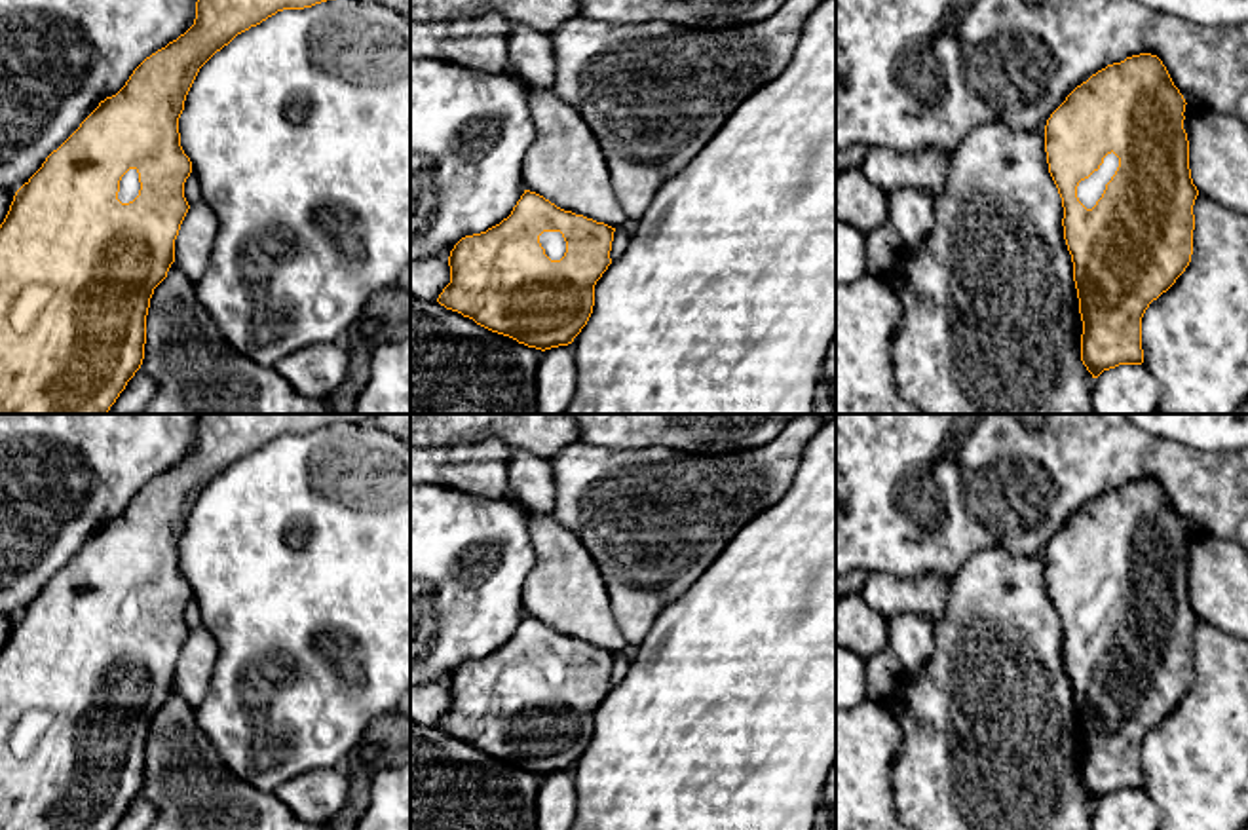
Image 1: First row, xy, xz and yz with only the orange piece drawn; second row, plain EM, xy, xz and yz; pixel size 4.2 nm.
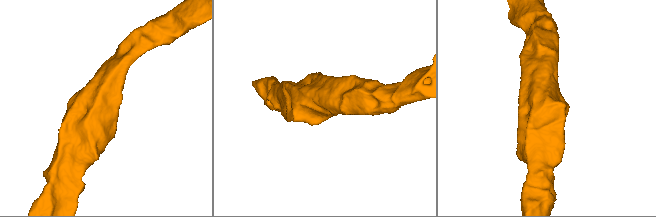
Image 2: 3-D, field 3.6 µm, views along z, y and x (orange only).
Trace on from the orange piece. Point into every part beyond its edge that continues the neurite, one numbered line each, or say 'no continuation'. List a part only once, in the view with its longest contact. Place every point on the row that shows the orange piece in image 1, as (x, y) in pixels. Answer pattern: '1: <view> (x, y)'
1: yz (1089, 190)

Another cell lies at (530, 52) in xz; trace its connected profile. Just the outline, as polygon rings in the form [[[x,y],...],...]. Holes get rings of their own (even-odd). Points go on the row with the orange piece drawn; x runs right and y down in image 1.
[[[517,23],[507,40],[507,53],[515,76],[534,87],[549,87],[555,80],[555,51],[549,36]]]

